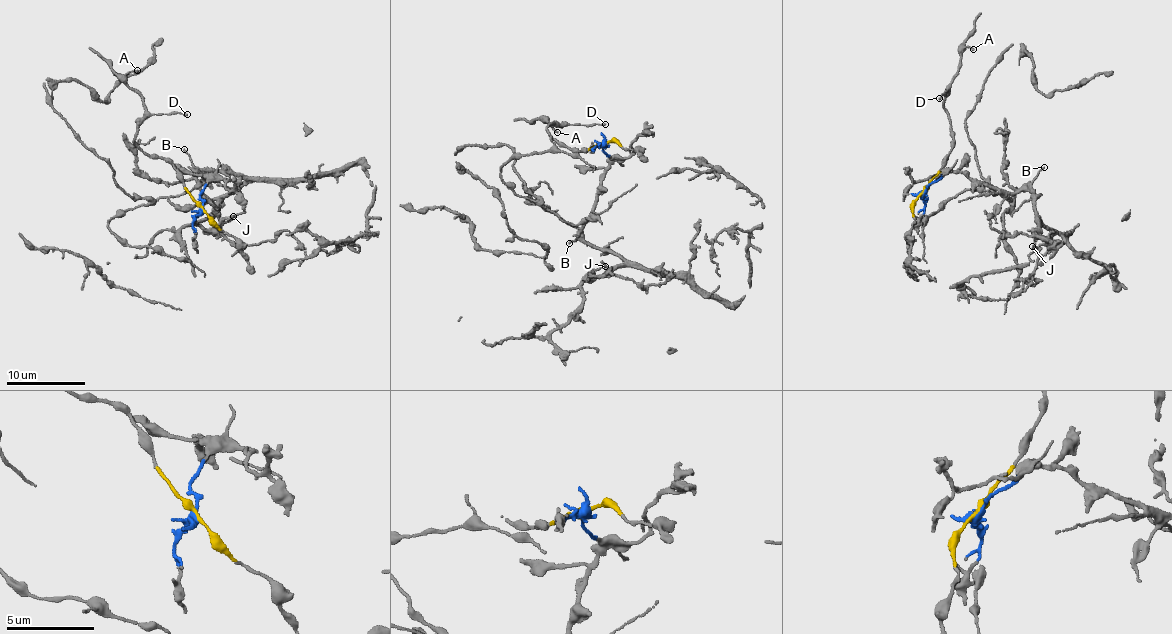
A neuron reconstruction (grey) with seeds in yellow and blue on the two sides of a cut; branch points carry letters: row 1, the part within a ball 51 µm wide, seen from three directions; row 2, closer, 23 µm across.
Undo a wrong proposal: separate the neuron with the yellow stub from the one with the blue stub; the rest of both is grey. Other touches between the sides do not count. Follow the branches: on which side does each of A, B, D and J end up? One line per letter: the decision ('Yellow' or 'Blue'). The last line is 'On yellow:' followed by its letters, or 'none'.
A: Yellow
B: Blue
D: Yellow
J: Blue
On yellow: A, D

